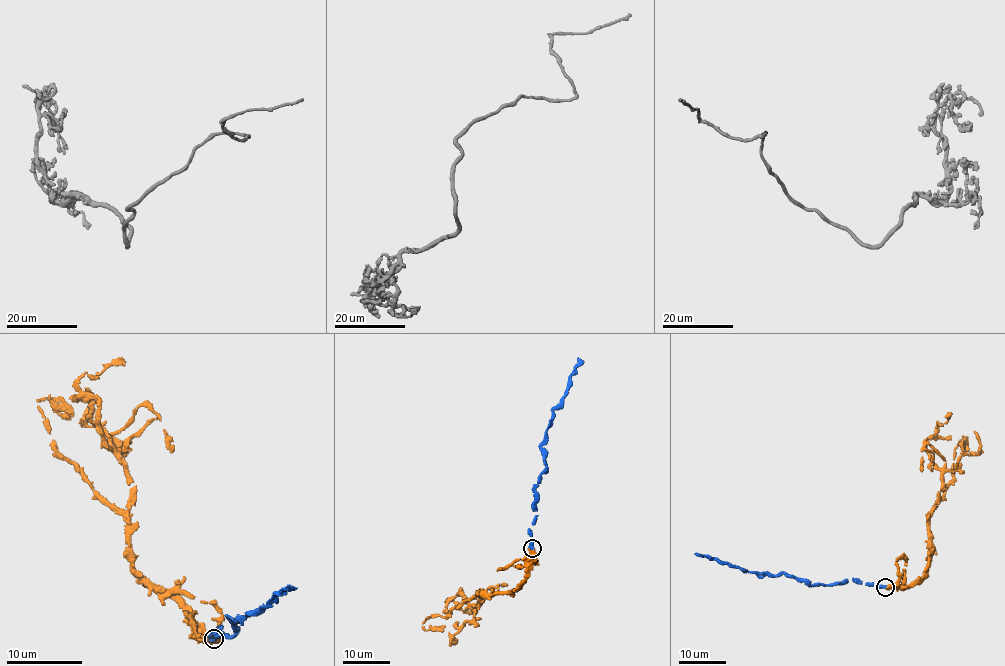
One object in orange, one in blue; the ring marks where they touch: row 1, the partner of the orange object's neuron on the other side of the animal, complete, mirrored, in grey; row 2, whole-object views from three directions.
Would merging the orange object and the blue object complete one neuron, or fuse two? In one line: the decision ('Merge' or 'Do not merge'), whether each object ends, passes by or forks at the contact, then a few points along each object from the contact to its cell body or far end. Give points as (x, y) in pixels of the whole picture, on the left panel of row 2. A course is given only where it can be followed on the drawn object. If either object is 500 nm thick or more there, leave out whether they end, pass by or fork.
Merge. Course of orange: (214, 639), (136, 569), (127, 465), (102, 439), (96, 397), (77, 382), (125, 361). Course of blue: (214, 639), (210, 636), (216, 630), (229, 637), (237, 630), (229, 617), (240, 620), (292, 588), (288, 586)

